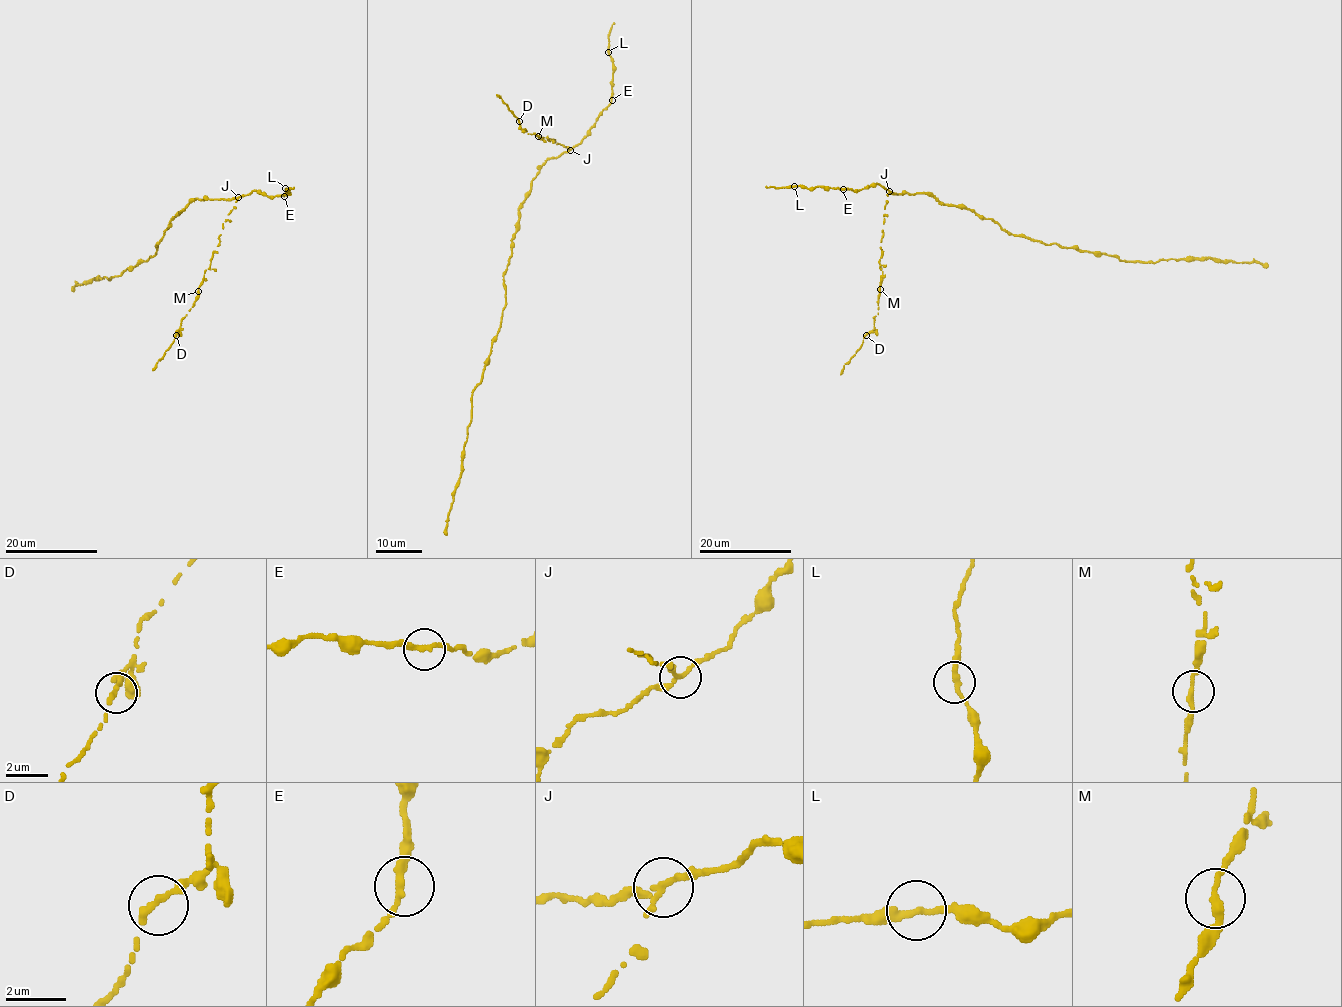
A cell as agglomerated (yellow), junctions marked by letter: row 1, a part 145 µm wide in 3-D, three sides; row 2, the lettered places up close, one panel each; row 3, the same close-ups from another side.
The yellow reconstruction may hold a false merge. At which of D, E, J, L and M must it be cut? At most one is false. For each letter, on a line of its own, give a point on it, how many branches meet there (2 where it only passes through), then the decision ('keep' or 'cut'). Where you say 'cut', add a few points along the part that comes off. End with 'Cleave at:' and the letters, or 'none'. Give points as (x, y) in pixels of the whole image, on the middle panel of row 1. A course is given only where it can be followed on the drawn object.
D: place (519, 121); branches 2; keep
E: place (612, 100); branches 2; keep
J: place (570, 150); branches 2; cut; course (570, 150), (541, 167), (519, 209), (503, 277), (506, 304), (472, 393), (447, 535)
L: place (608, 52); branches 2; keep
M: place (538, 136); branches 2; keep
Cleave at: J

